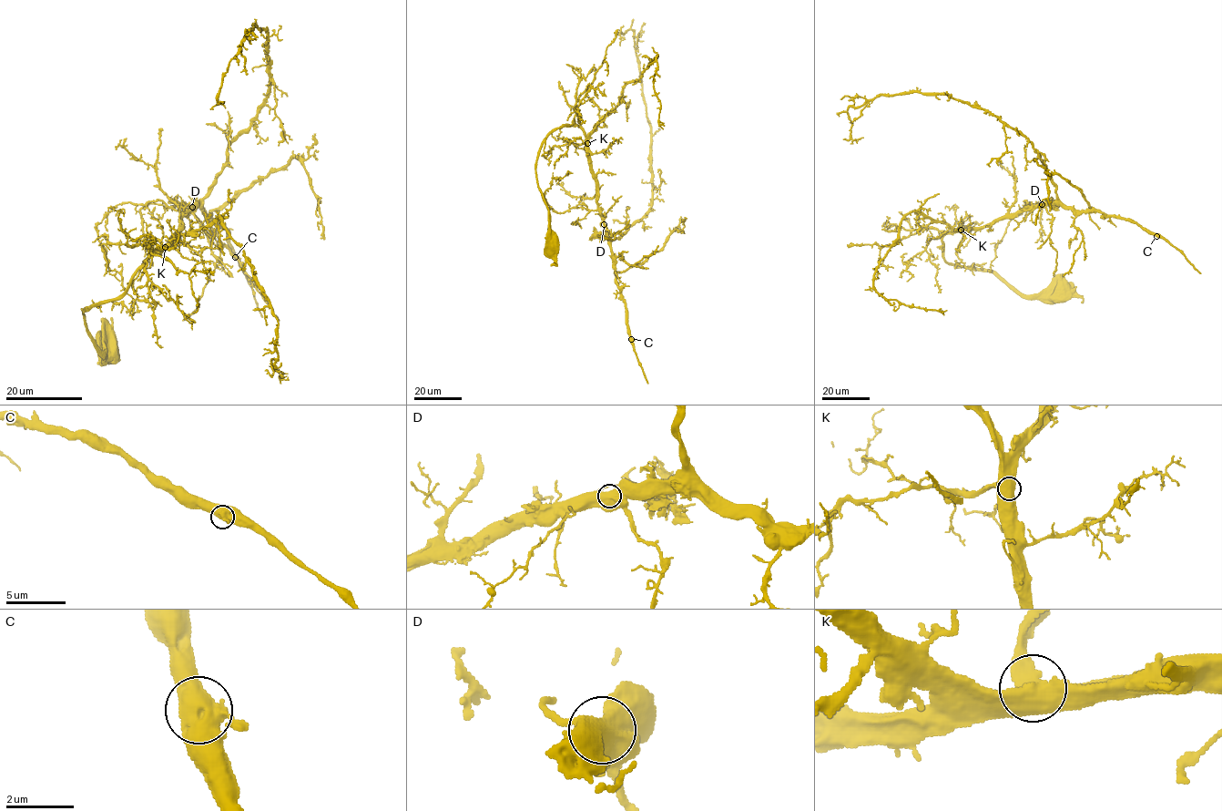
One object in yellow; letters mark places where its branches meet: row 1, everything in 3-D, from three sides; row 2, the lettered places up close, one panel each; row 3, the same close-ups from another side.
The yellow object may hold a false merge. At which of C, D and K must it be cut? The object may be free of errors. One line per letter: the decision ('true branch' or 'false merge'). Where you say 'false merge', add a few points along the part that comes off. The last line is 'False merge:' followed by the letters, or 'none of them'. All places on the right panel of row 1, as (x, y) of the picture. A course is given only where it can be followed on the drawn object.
C: true branch
D: true branch
K: true branch
False merge: none of them

